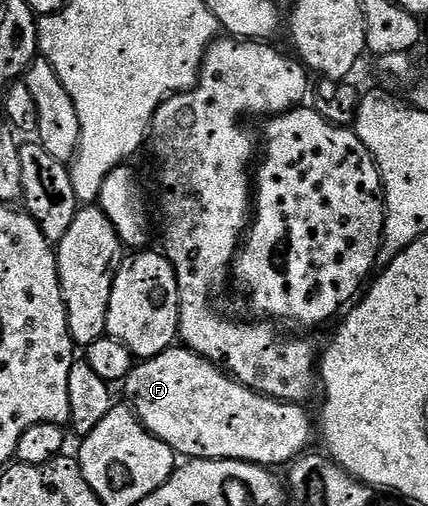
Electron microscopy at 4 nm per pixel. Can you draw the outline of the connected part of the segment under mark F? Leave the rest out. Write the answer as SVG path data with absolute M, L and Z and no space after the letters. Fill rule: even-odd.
M172 346L161 354L140 359L126 380L122 381L121 388L137 419L183 458L240 460L275 470L278 464L290 465L291 461L304 455L310 449L307 447L311 444L311 435L317 432L313 416L303 409L306 407L302 403L262 396L252 388L246 388L220 365L182 346Z

